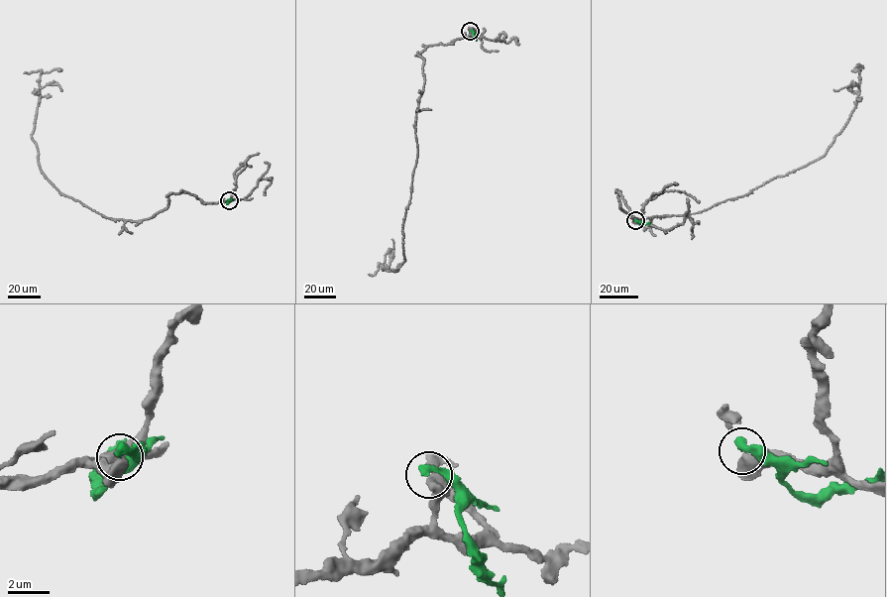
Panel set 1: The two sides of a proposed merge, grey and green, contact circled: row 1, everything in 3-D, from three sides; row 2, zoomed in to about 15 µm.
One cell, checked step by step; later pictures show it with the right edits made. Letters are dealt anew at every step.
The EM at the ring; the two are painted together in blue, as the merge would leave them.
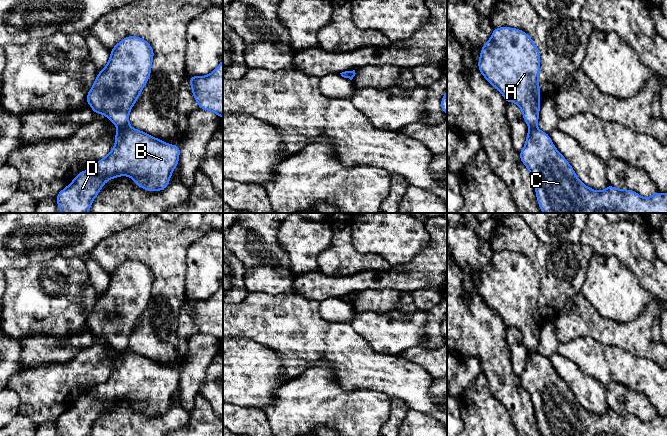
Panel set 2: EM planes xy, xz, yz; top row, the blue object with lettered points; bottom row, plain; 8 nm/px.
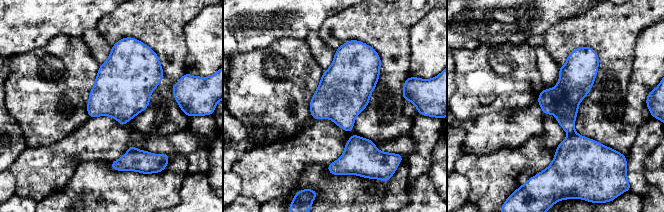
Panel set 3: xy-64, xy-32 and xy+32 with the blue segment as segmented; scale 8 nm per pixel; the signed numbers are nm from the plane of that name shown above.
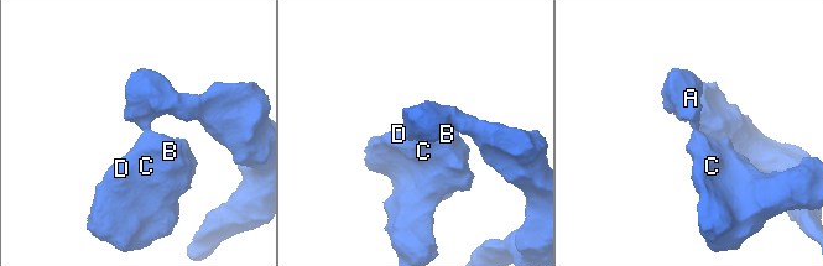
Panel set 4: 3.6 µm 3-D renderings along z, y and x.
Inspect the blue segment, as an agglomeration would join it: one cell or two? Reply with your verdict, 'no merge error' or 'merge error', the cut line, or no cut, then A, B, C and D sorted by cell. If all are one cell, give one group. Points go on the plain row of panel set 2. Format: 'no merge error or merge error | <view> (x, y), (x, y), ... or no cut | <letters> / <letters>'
merge error | xy (128, 349), (119, 352) | A / B C D

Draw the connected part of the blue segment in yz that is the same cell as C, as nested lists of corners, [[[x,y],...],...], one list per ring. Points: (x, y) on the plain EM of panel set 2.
[[[537,351],[529,352],[526,367],[519,378],[532,400],[542,436],[667,436],[667,418],[659,415],[644,422],[632,414],[617,413],[610,408],[602,415],[587,411],[553,369],[548,357]]]

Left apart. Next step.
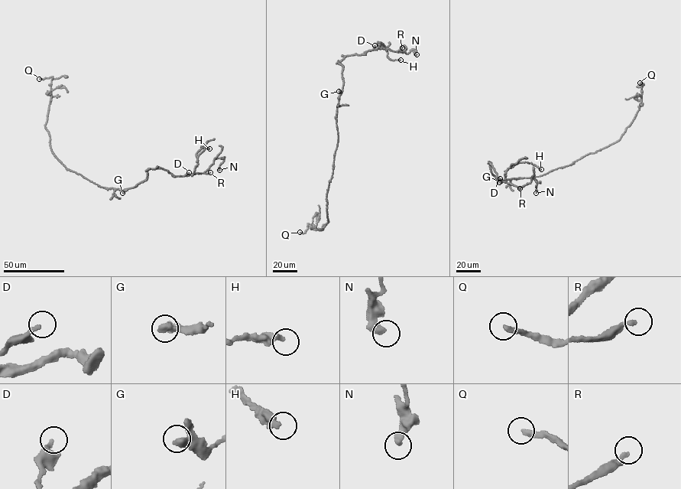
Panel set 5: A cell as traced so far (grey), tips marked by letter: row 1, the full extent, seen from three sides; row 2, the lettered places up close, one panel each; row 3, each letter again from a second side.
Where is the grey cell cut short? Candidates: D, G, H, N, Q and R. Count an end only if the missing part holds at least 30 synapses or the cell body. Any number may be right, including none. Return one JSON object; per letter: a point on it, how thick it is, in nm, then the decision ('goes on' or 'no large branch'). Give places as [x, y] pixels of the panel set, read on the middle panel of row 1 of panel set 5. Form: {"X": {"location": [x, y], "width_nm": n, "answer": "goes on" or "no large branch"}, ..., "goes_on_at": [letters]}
{"D": {"location": [374, 45], "width_nm": 220, "answer": "no large branch"}, "G": {"location": [338, 91], "width_nm": 420, "answer": "no large branch"}, "H": {"location": [400, 60], "width_nm": 360, "answer": "no large branch"}, "N": {"location": [416, 54], "width_nm": 400, "answer": "no large branch"}, "Q": {"location": [299, 232], "width_nm": 280, "answer": "goes on"}, "R": {"location": [402, 47], "width_nm": 220, "answer": "goes on"}, "goes_on_at": ["Q", "R"]}

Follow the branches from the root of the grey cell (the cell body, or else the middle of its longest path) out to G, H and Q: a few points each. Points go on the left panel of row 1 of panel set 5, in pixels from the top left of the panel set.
G: (100, 187), (127, 190), (122, 193)
H: (100, 187), (131, 188), (146, 179), (148, 169), (157, 167), (174, 176), (192, 174), (201, 146), (209, 148)
Q: (100, 187), (66, 168), (52, 153), (45, 125), (52, 77), (39, 79)

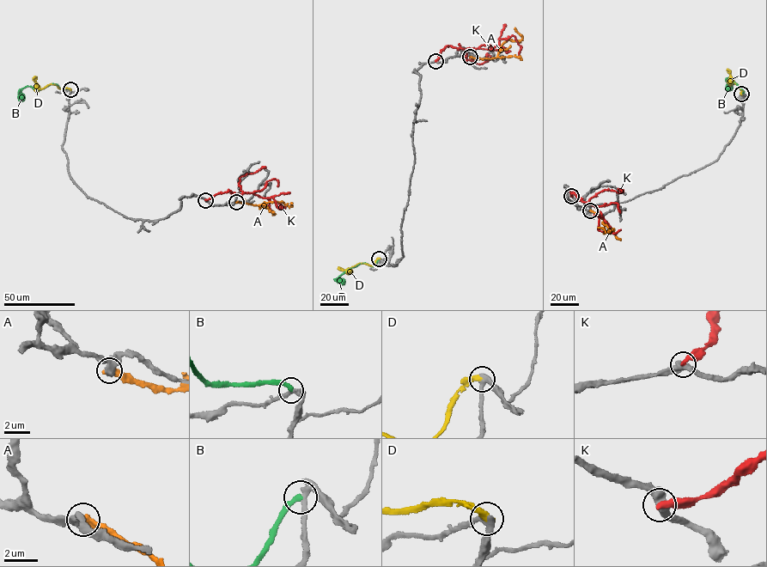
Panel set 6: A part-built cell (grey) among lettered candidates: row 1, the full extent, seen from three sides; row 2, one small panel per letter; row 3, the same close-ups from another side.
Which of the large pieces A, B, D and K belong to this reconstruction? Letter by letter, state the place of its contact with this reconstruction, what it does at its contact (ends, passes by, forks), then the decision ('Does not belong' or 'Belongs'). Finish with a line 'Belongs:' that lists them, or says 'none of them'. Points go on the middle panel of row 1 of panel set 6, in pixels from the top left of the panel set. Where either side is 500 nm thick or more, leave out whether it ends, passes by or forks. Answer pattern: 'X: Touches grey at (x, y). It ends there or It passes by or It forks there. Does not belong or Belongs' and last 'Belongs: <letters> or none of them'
A: Touches grey at (470, 57). Does not belong
B: Touches grey at (379, 259). It ends there. Does not belong
D: Touches grey at (379, 259). It ends there. Belongs
K: Touches grey at (435, 61). It ends there. Does not belong
Belongs: D

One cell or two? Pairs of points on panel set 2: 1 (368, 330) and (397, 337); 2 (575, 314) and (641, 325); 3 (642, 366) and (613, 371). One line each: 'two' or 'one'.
1: one
2: one
3: one

